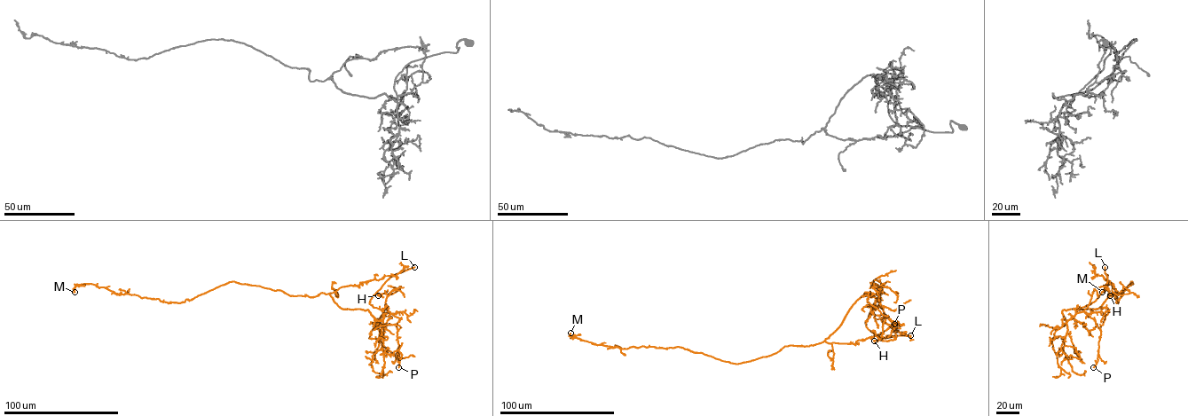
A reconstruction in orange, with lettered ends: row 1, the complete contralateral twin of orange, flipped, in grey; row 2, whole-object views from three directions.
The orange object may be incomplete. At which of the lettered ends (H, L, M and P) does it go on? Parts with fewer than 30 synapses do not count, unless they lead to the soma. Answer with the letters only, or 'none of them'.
L

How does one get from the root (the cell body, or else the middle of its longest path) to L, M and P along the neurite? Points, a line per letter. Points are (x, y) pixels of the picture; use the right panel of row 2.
L: (1121, 291), (1109, 294), (1096, 309), (1064, 310), (1063, 317), (1068, 320), (1098, 297), (1107, 281), (1105, 267)
M: (1121, 291), (1132, 282), (1117, 299), (1117, 302), (1115, 297), (1118, 294), (1111, 284), (1102, 292)
P: (1121, 291), (1115, 297), (1109, 294), (1096, 309), (1062, 310), (1066, 320), (1083, 311), (1100, 330), (1093, 367)

